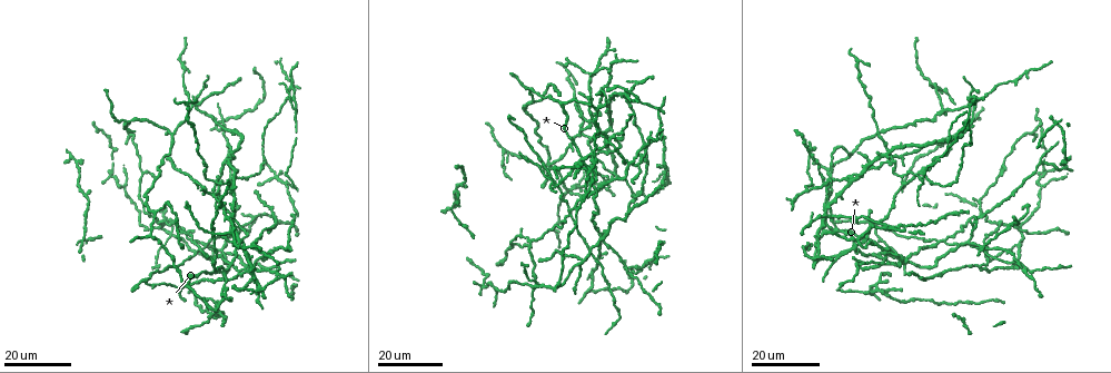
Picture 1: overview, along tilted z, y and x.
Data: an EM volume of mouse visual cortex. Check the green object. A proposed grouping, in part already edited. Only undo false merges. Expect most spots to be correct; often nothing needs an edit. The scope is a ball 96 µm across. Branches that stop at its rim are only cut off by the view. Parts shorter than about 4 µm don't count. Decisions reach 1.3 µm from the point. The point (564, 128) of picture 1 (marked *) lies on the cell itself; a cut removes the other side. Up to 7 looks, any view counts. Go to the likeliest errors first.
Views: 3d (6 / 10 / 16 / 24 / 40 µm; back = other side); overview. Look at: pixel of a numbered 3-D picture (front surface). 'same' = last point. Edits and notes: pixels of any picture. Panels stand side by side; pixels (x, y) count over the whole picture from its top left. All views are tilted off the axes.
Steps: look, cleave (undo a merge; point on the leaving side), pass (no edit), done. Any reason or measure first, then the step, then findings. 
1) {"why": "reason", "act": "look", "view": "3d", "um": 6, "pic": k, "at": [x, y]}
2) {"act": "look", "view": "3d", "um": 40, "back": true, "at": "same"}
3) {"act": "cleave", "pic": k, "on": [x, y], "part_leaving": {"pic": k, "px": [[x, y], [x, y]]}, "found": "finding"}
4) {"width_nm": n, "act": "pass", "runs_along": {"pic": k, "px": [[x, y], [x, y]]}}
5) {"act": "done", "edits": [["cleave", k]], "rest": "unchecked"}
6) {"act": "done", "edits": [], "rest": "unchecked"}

{"why": "thin arm on a thick one", "act": "look", "view": "3d", "um": 16, "pic": 1, "at": [172, 234]}

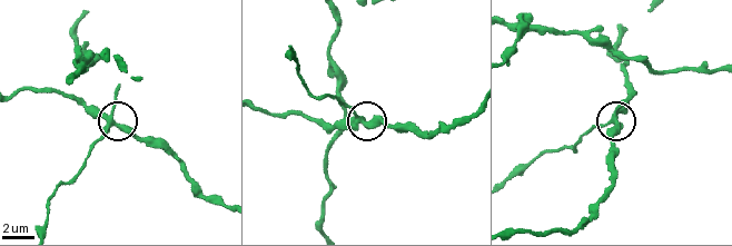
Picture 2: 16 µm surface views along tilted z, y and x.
{"why": "zoom in", "act": "look", "view": "3d", "um": 10, "pic": 2, "at": [357, 118]}

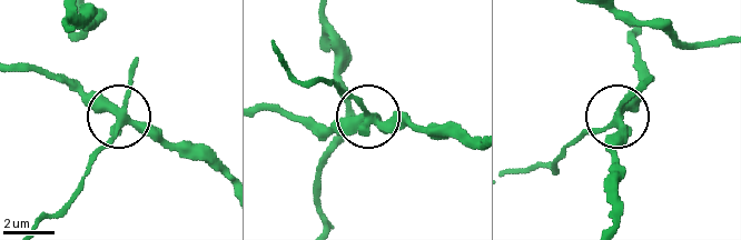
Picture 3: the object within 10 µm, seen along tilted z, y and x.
{"side_arm_um": 15, "act": "cleave", "pic": 3, "on": [106, 146], "part_leaving": {"pic": 3, "px": [[122, 121], [78, 190], [40, 221]]}, "found": "two cells meet here"}

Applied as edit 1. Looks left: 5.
{"why": "looks like a crossing", "act": "look", "view": "3d", "um": 24, "pic": 1, "at": [903, 183]}

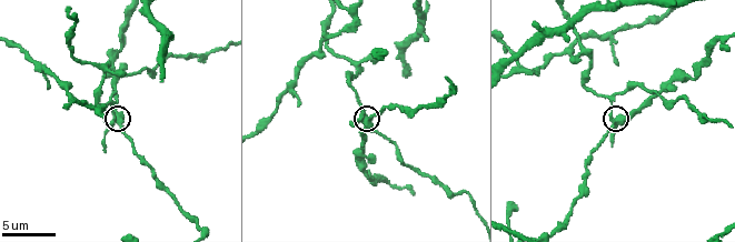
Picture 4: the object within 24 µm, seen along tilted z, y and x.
{"act": "look", "view": "3d", "um": 10, "pic": 4, "at": [366, 122]}

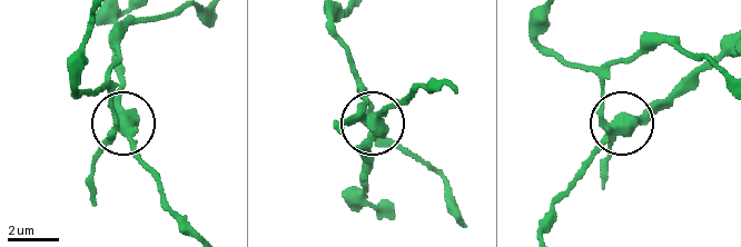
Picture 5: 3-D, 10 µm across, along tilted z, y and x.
{"width_nm": 380, "act": "pass", "runs_along": {"pic": 5, "px": [[187, 228], [122, 125], [122, 81]]}, "found": "all the same cell"}

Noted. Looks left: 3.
{"why": "four or more arms meet", "act": "look", "view": "3d", "um": 24, "pic": 1, "at": [574, 190]}

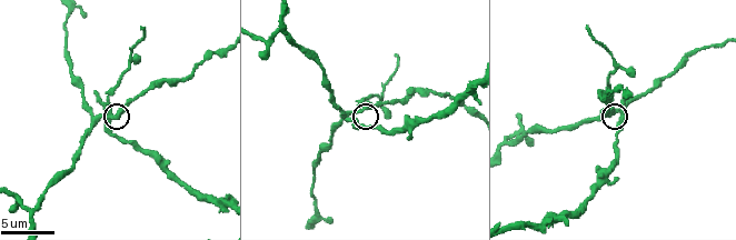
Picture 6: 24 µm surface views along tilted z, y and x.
{"act": "look", "view": "3d", "um": 10, "pic": 6, "at": [112, 112]}

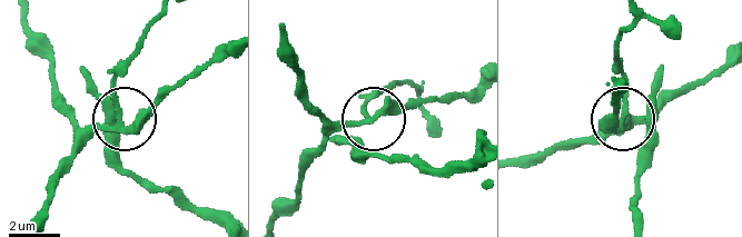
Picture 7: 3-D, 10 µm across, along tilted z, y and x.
{"why": "closer look", "act": "look", "view": "3d", "um": 6, "pic": 7, "at": [121, 125]}

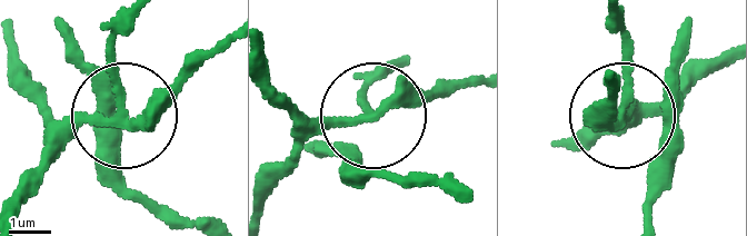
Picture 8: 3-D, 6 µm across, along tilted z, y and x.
{"side_arm_um": 12, "act": "cleave", "pic": 8, "on": [112, 53], "part_leaving": {"pic": 8, "px": [[120, 104], [109, 48], [120, 9]]}, "found": "two cells meet here"}

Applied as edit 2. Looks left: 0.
{"act": "done", "edits": [["cleave", 3], ["cleave", 8]], "rest": "unchecked"}

